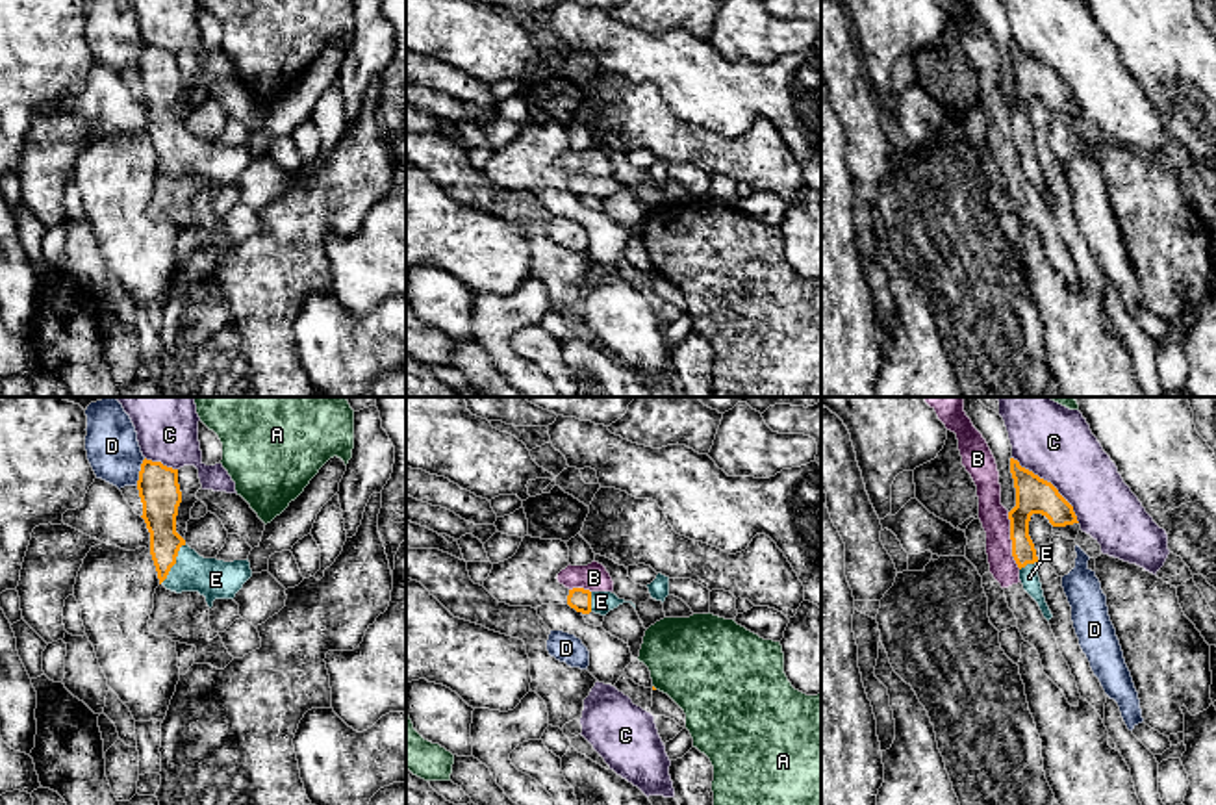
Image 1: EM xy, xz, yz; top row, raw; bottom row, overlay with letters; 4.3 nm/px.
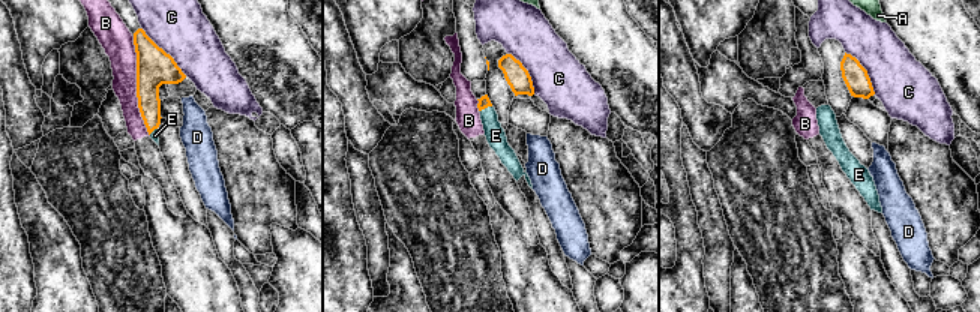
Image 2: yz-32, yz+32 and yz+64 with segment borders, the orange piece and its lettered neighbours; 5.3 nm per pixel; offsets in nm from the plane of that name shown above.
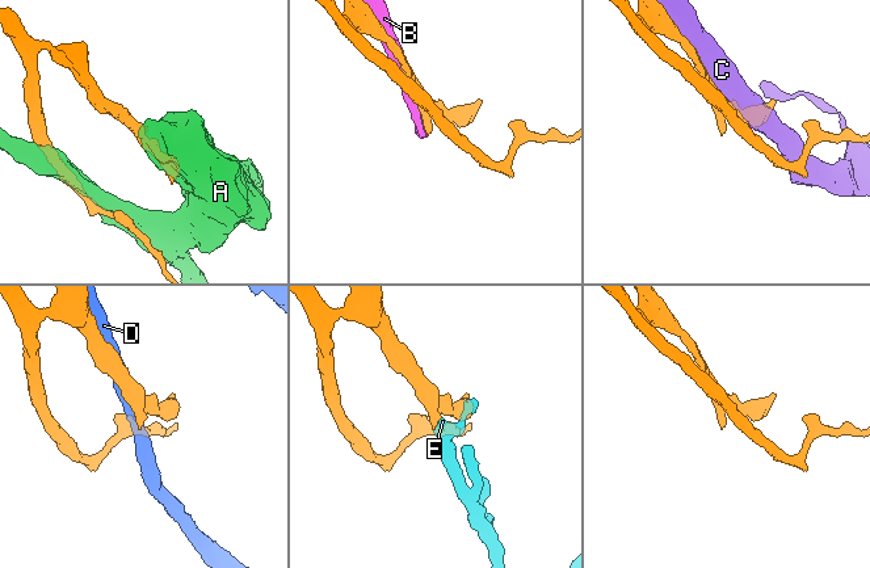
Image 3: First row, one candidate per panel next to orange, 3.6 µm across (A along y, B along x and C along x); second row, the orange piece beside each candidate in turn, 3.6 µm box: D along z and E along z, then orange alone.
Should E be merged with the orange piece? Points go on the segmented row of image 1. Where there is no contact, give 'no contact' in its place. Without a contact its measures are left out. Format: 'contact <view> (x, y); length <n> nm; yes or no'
contact xy (175, 562); length 200 nm; yes

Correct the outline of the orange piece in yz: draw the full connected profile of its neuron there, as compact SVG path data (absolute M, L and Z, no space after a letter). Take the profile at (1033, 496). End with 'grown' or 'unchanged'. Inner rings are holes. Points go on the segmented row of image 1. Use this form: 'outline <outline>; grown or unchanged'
outline M1010 458L1010 473L1016 488L1016 506L1008 512L1012 556L1020 568L1023 590L1038 603L1044 618L1053 618L1038 577L1038 556L1029 536L1029 521L1032 514L1042 514L1053 527L1079 523L1073 506L1058 493L1058 490L1020 466Z; grown

